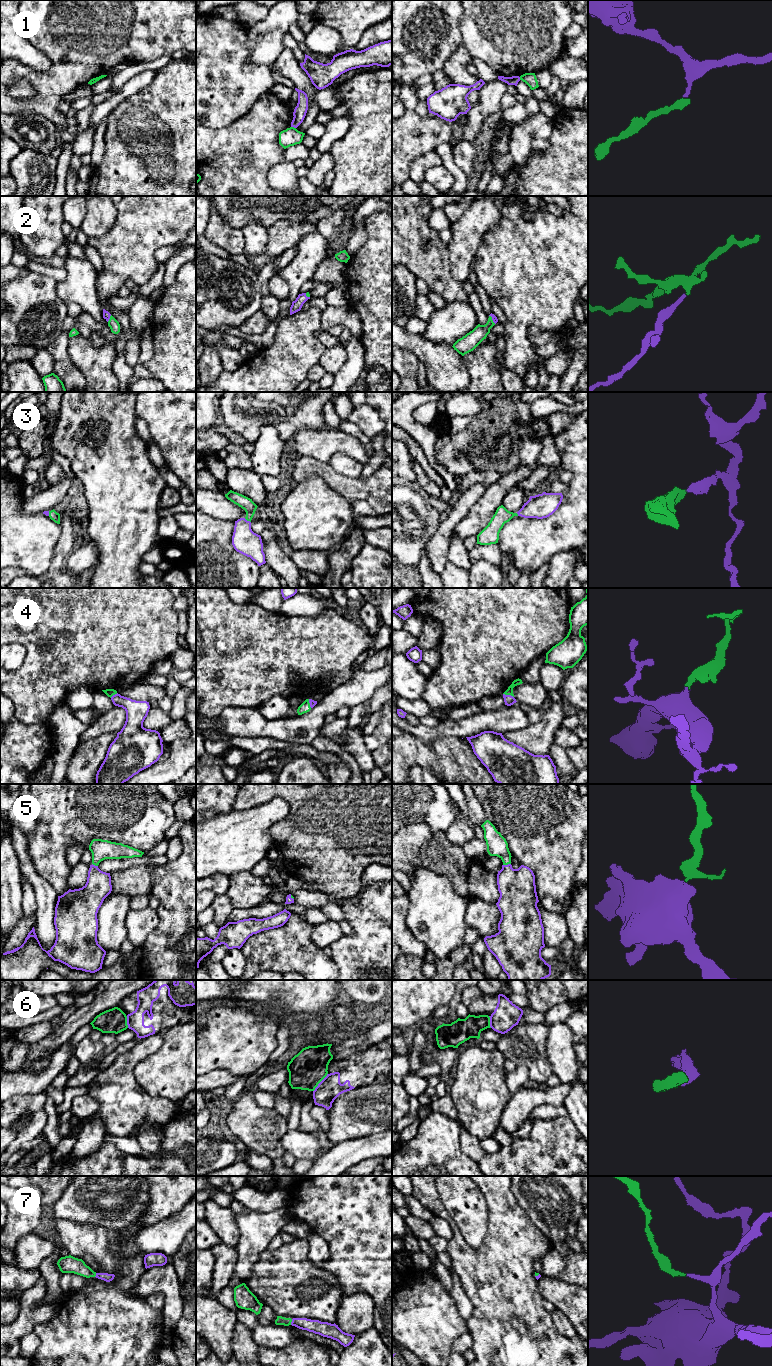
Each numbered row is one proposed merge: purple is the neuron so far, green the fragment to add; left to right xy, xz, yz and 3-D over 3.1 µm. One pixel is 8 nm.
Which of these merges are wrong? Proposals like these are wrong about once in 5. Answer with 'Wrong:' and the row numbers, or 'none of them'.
Wrong: 1, 6

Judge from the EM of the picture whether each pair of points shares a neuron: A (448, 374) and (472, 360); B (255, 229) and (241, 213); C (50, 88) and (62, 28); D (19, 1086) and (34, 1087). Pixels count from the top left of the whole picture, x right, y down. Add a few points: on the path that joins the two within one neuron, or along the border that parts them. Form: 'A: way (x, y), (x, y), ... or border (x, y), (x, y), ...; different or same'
A: border (462, 356), (462, 365), (470, 381); different
B: border (266, 227), (257, 222), (250, 222), (241, 229); different
C: way (56, 72), (56, 46), (51, 41), (51, 38); same
D: way (23, 1086), (30, 1086); same

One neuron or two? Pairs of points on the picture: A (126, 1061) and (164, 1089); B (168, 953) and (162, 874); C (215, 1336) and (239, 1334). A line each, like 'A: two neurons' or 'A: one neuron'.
A: two neurons
B: one neuron
C: two neurons

